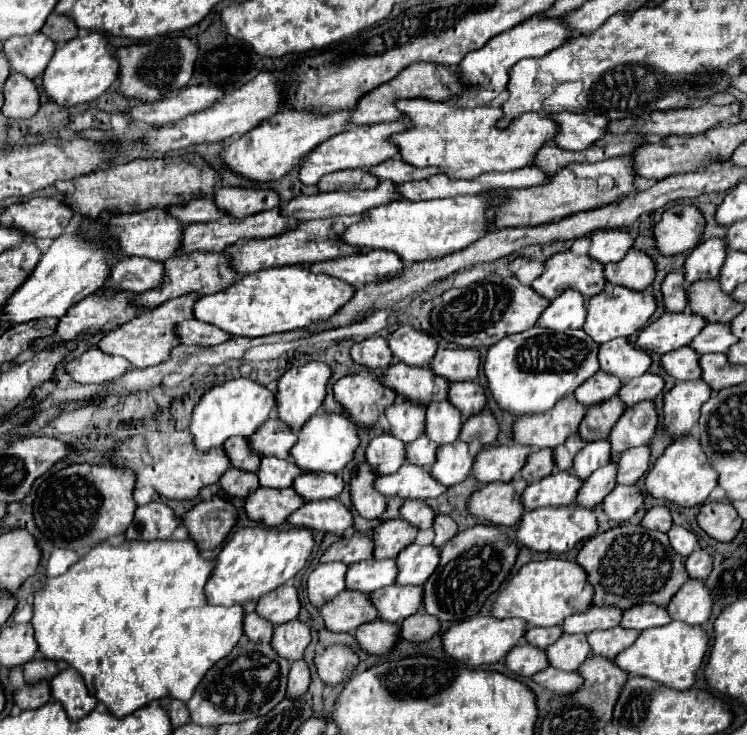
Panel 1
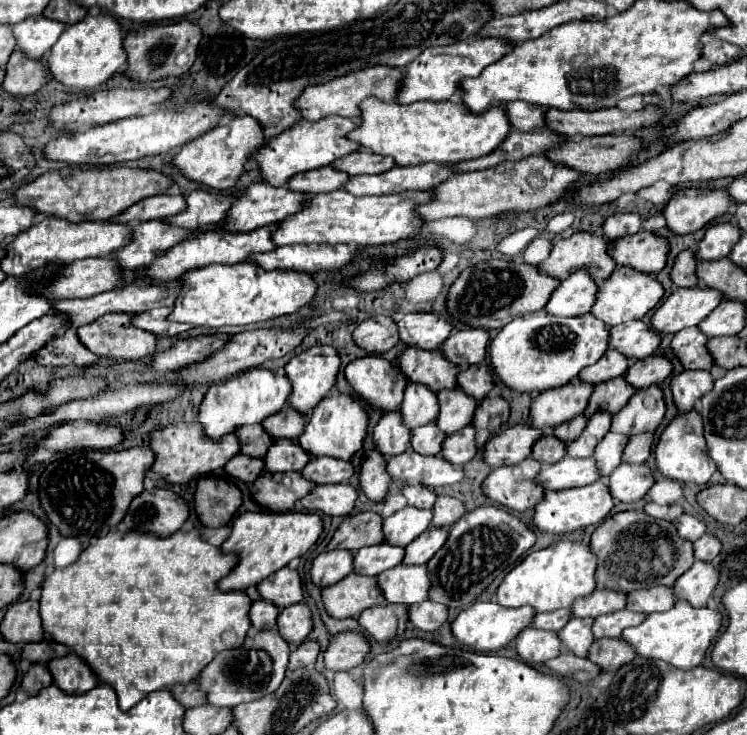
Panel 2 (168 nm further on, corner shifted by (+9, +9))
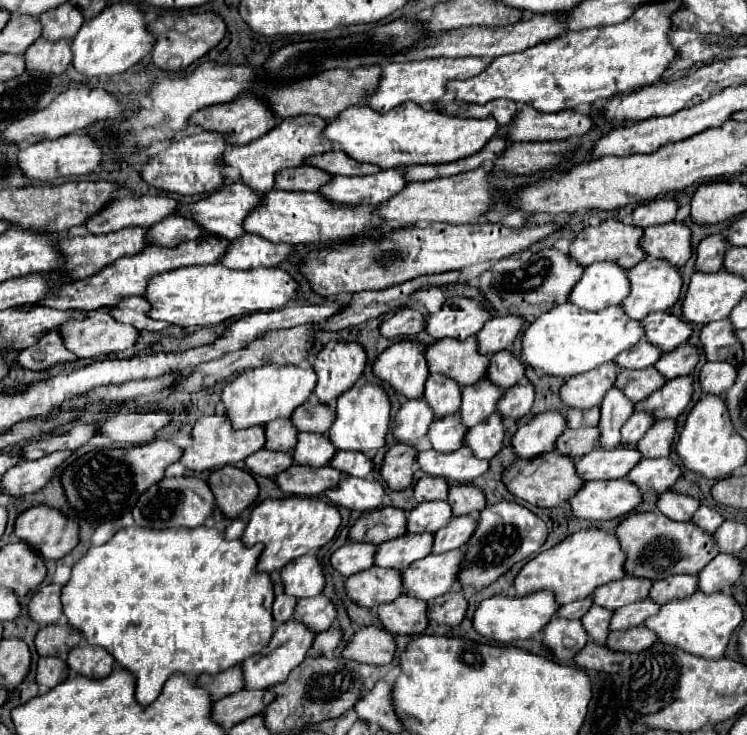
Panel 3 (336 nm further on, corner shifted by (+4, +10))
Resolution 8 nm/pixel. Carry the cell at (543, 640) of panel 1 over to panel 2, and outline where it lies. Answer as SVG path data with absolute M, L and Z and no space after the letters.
M562 608L562 610L554 610L554 612L546 612L546 614L536 614L534 616L534 622L532 626L538 628L538 626L546 626L546 628L540 628L540 630L562 630L562 626L568 624L570 620L570 608Z

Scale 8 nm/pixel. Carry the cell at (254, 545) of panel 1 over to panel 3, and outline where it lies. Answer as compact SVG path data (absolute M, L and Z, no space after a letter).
M287 497L287 499L267 499L251 511L251 519L241 537L243 543L263 543L265 549L259 555L259 573L271 573L285 567L289 561L317 551L321 545L329 543L341 525L341 515L335 505L321 499L307 497Z

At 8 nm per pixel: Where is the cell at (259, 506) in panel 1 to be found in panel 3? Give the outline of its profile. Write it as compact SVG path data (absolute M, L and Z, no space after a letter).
M291 465L283 473L275 477L275 485L287 493L297 497L317 497L329 487L335 487L341 479L341 473L329 465L325 467L301 467Z

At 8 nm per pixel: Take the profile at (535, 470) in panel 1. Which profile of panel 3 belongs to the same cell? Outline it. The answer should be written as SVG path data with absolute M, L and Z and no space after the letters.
M591 427L591 429L565 429L563 435L555 443L555 451L575 459L575 457L581 457L583 453L593 451L597 437L599 437L597 427Z

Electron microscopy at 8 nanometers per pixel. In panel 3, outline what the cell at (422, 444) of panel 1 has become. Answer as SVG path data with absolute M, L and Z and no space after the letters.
M451 415L451 417L443 417L443 419L435 419L429 425L429 441L433 445L435 451L439 453L453 453L459 447L463 447L463 437L465 437L467 429L463 429L463 425L459 425L459 415Z

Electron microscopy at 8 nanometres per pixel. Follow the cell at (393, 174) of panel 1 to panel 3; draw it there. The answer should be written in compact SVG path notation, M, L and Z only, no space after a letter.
M333 149L331 153L323 153L319 157L311 157L309 165L317 165L319 169L331 173L331 175L369 175L369 173L379 173L381 169L369 163L359 163L351 159L345 151Z

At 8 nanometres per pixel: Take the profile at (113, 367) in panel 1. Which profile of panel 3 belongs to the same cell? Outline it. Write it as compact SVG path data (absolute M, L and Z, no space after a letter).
M51 331L43 335L35 345L17 353L15 361L31 371L47 371L55 365L77 361L77 357L65 347L63 337L59 331Z

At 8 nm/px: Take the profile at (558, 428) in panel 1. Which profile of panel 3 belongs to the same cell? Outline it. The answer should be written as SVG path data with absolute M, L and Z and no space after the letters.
M607 363L599 365L599 369L593 369L591 373L569 377L559 389L561 403L575 409L591 409L599 405L605 393L611 389L611 381L615 381L615 375L617 375L617 365Z

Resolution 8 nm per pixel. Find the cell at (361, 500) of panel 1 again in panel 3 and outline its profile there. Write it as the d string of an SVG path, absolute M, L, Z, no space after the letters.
M393 445L383 459L381 465L381 477L387 483L391 491L401 491L411 485L413 479L413 461L415 461L415 449L409 445Z

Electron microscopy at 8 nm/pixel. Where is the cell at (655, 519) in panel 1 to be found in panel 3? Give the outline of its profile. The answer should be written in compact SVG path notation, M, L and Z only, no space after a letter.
M665 491L663 495L659 495L659 501L657 501L657 509L673 521L689 521L697 507L699 507L697 499L679 495L673 491Z

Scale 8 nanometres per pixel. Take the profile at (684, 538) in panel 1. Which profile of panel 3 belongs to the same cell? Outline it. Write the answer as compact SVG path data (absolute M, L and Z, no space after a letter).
M701 505L701 507L697 509L697 513L693 515L691 521L695 521L695 525L701 527L705 533L715 533L717 527L723 523L723 517L721 517L717 511Z

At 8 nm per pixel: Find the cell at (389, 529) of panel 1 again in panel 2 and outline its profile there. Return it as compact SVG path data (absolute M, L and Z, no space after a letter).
M406 506L384 520L384 536L388 544L408 546L432 524L432 510Z

